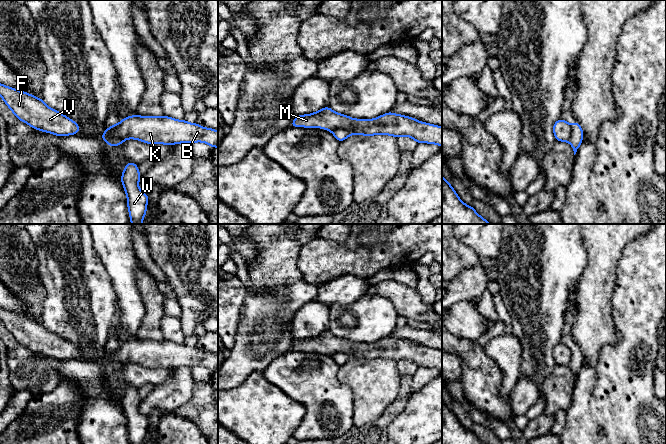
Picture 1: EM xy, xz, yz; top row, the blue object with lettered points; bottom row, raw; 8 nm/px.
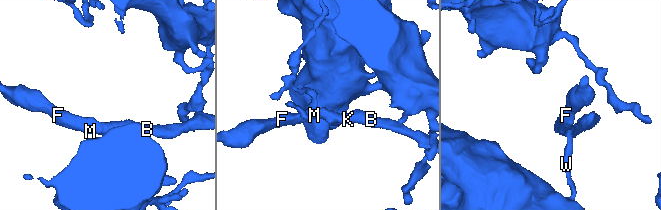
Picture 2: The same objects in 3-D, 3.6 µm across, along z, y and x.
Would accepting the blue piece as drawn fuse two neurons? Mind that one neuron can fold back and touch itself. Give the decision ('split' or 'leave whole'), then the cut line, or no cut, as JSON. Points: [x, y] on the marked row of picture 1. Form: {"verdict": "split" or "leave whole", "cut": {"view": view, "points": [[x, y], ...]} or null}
{"verdict": "split", "cut": {"view": "xy", "points": [[125, 139], [113, 136], [111, 144]]}}

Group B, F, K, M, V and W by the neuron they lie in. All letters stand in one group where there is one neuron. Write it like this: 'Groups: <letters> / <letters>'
Groups: B F K M V / W

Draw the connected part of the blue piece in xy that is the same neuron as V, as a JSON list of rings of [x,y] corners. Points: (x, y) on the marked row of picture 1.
[[[1,83],[0,96],[19,121],[39,131],[61,137],[77,134],[81,130],[75,121],[49,108],[42,98]]]

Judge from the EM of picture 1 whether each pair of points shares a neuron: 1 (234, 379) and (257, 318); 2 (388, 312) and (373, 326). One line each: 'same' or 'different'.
1: same
2: same

